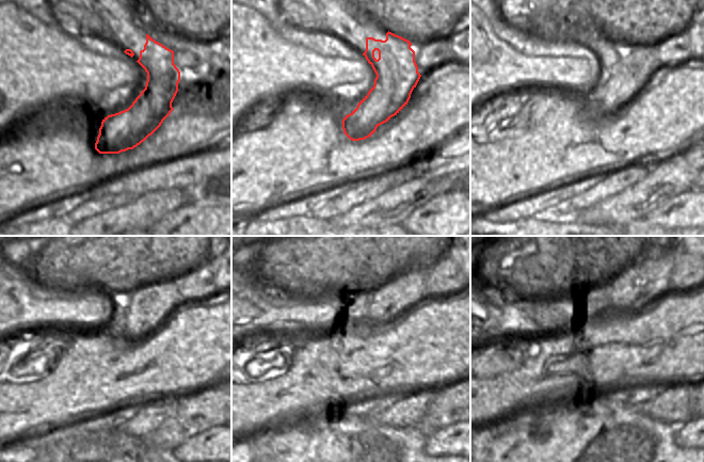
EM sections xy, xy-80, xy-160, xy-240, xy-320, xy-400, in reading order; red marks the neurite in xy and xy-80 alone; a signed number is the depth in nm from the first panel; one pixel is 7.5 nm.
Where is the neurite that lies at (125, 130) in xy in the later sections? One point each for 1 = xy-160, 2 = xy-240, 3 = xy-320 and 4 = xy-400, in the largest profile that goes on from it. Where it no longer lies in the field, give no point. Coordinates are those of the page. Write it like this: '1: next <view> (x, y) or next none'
1: next xy-160 (628, 66)
2: next xy-240 (147, 307)
3: next xy-320 (389, 301)
4: next xy-400 (636, 289)

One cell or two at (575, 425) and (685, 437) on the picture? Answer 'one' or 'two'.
two

